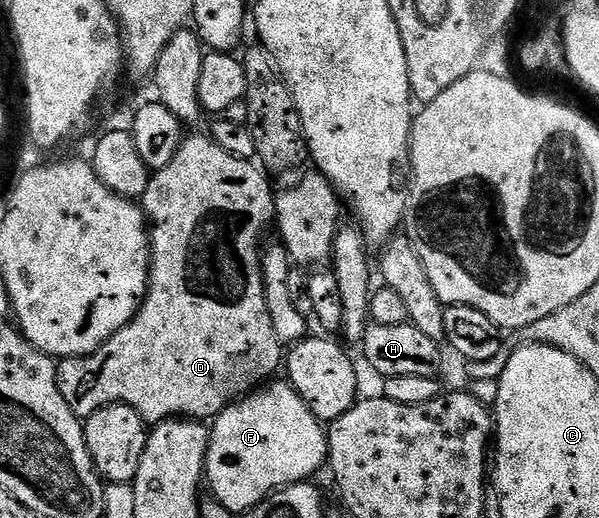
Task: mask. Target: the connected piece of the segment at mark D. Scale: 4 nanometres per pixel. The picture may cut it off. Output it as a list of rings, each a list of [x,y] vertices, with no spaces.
[[[208,133],[189,134],[181,143],[178,153],[174,153],[170,165],[166,165],[161,171],[153,174],[150,185],[142,196],[142,206],[150,228],[152,245],[152,264],[148,270],[148,292],[144,298],[144,304],[123,329],[114,333],[114,337],[107,339],[94,353],[77,355],[74,359],[59,360],[56,368],[58,389],[62,397],[66,397],[66,405],[70,405],[73,413],[87,417],[111,403],[125,403],[133,407],[149,425],[165,423],[167,419],[181,417],[197,421],[212,421],[226,408],[232,406],[237,399],[243,399],[245,395],[257,390],[265,381],[271,380],[275,376],[272,374],[279,367],[281,370],[282,344],[280,338],[276,336],[274,321],[270,321],[270,309],[266,309],[266,293],[260,268],[262,254],[260,238],[263,237],[267,227],[273,226],[276,217],[276,195],[272,187],[274,188],[273,180],[253,160],[243,159],[235,156],[234,153],[226,152],[222,149],[222,145],[216,143]]]

